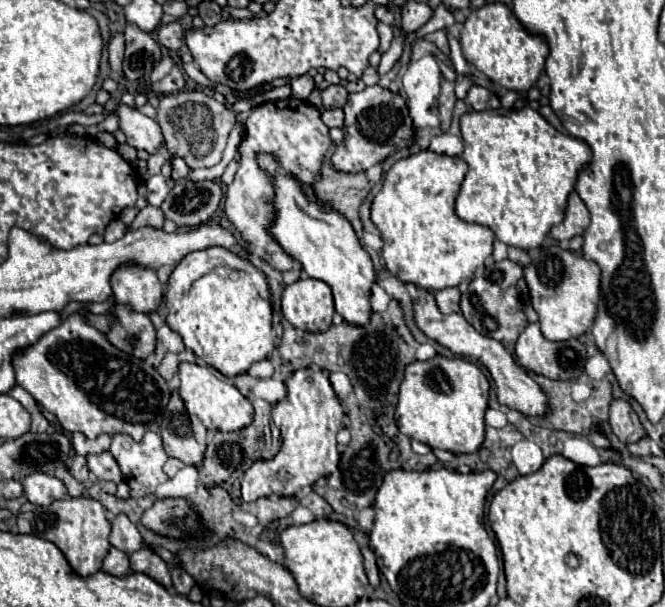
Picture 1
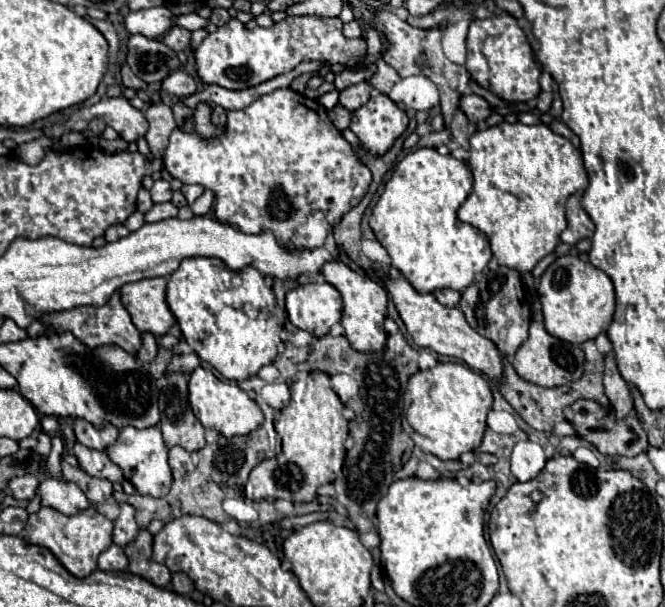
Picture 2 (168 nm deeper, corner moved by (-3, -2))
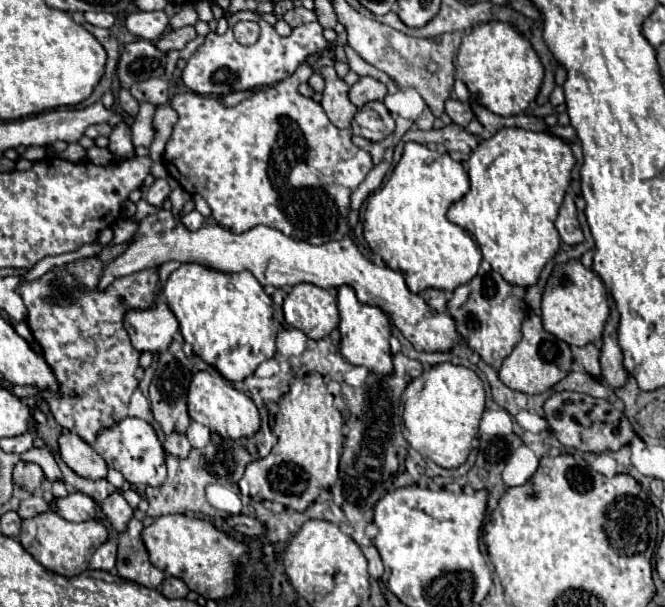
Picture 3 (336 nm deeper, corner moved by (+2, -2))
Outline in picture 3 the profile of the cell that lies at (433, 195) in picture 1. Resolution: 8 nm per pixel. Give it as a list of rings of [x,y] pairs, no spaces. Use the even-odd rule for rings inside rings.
[[[408,142],[404,154],[388,182],[366,202],[364,238],[380,254],[388,268],[402,272],[410,292],[420,294],[426,288],[444,292],[470,282],[482,262],[482,252],[472,236],[446,218],[448,208],[470,188],[464,166],[424,144]]]

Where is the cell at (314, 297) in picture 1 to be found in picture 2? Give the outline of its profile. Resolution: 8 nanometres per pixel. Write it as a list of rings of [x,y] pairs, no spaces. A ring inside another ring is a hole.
[[[329,282],[297,286],[287,294],[287,316],[291,324],[321,338],[341,320],[343,302]]]

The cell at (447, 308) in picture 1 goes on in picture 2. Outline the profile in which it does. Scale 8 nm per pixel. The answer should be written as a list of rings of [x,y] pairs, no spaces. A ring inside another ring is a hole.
[[[435,290],[433,292],[433,296],[443,304],[443,306],[449,306],[449,308],[453,308],[453,306],[457,306],[459,304],[459,298],[461,298],[461,294],[457,292],[457,290]]]

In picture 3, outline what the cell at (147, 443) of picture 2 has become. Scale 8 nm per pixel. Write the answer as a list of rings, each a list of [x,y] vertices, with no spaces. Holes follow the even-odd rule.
[[[124,418],[118,422],[114,428],[102,430],[98,434],[98,440],[94,444],[94,450],[106,460],[108,468],[114,468],[122,472],[122,476],[132,484],[132,486],[162,486],[166,480],[166,452],[152,428],[146,420],[140,418]]]

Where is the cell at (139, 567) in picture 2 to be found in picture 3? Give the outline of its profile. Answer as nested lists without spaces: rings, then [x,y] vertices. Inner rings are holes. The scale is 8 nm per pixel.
[[[132,518],[128,528],[118,534],[118,576],[124,580],[138,582],[148,588],[158,588],[164,580],[164,572],[152,566],[148,560],[148,550],[142,542],[142,522]]]

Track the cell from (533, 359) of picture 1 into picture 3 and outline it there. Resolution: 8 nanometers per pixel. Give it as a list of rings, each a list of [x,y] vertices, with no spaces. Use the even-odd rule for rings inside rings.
[[[530,314],[522,322],[522,342],[514,348],[514,352],[504,360],[500,372],[500,380],[518,392],[524,394],[542,394],[550,390],[554,384],[564,380],[570,374],[572,366],[572,352],[566,342],[556,338],[554,334],[542,328],[542,320],[536,314]]]

